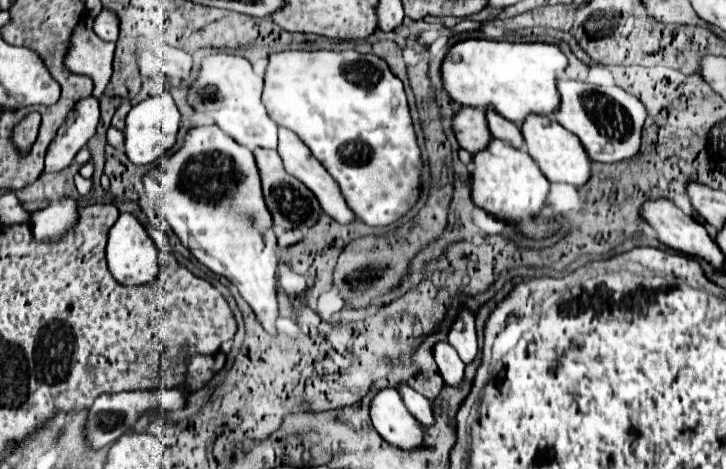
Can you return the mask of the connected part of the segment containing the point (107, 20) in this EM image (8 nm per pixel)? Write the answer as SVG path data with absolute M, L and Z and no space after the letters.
M103 8L103 12L95 18L95 22L93 22L93 32L101 38L101 40L107 40L107 42L111 42L111 40L115 40L117 36L117 18L115 18L115 14L113 12L109 12L109 10L105 10Z

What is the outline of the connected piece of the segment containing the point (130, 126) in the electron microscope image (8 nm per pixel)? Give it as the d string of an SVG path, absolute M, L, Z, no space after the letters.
M169 92L147 98L131 108L127 114L125 128L125 154L133 164L155 164L167 150L177 144L177 134L181 128L181 114Z

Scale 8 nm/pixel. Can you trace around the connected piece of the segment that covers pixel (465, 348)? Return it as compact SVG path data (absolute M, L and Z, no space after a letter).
M461 310L457 322L451 326L449 344L457 350L465 364L471 364L479 356L477 334L475 334L475 320L469 310Z

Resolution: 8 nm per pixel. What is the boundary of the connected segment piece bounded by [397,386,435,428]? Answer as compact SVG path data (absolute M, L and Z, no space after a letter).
M399 386L397 390L399 390L399 394L401 394L405 406L409 408L409 412L411 412L423 426L431 428L431 426L435 424L433 404L431 404L425 396L421 396L421 394L415 392L413 388L409 388L409 386Z

